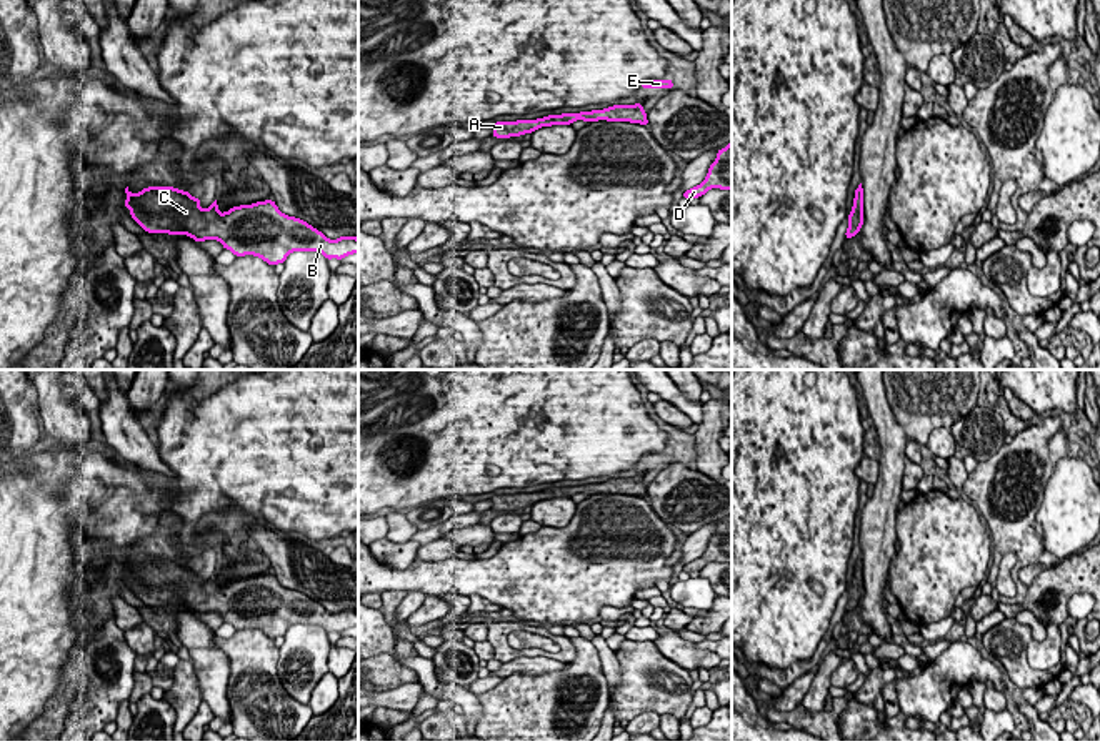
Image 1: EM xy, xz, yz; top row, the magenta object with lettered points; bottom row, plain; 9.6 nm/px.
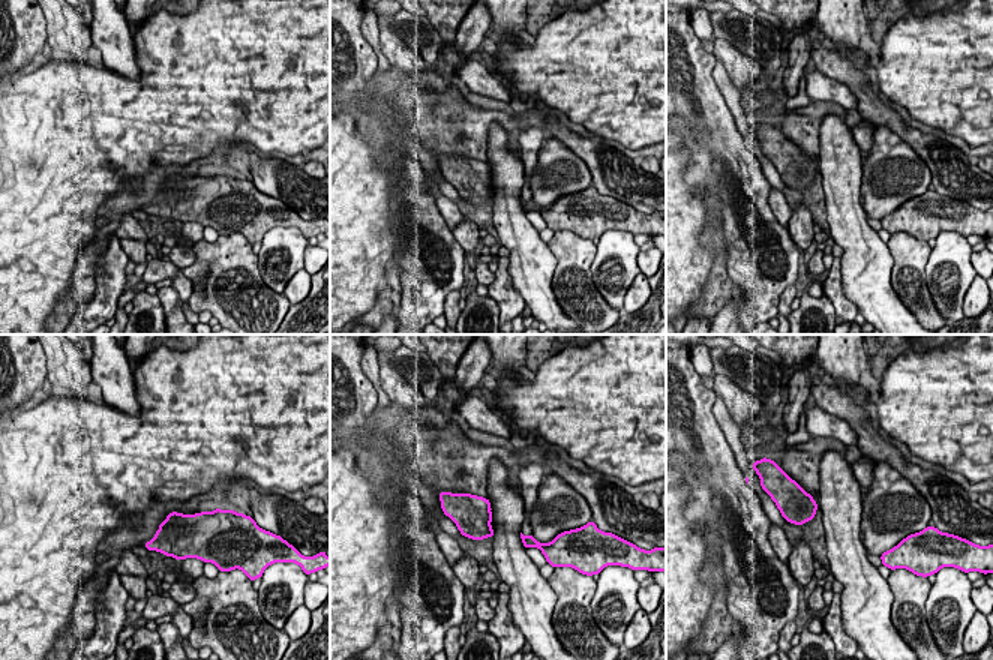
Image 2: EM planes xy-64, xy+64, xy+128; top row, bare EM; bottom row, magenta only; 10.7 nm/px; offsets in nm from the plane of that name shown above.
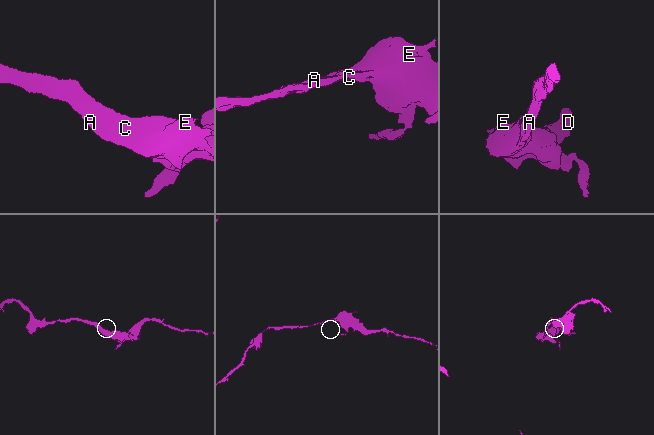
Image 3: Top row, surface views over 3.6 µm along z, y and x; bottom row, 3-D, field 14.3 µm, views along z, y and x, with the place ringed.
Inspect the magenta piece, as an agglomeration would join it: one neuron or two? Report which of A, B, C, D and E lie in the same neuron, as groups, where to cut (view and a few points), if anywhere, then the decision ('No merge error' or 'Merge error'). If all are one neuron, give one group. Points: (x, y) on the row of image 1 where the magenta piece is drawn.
Groups: A B C D E. No split. No merge error

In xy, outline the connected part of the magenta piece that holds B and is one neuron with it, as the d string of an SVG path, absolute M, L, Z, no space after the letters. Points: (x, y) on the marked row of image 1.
M127 186L125 195L128 198L123 205L130 210L130 216L147 233L168 233L172 236L187 235L198 243L205 240L218 240L223 248L230 250L235 256L260 256L272 266L285 263L287 256L293 251L317 251L327 260L342 260L358 253L357 236L348 235L330 240L307 221L282 213L273 200L240 205L220 213L217 200L203 210L200 206L200 198L193 198L188 191L173 186L148 186L140 193L132 193Z

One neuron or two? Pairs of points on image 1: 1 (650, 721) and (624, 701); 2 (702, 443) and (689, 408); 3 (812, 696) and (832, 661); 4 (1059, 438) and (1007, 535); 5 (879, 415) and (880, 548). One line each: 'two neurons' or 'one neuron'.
1: two neurons
2: two neurons
3: one neuron
4: two neurons
5: one neuron

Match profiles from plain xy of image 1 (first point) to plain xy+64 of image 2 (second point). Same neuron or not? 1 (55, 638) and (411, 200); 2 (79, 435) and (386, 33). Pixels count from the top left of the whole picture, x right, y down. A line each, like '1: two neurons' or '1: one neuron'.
1: two neurons
2: one neuron

